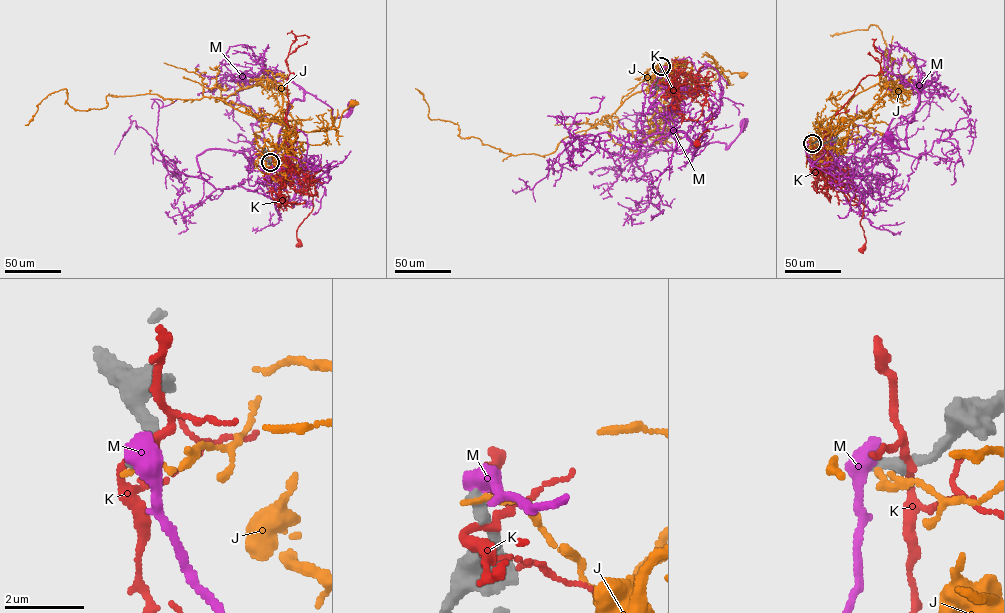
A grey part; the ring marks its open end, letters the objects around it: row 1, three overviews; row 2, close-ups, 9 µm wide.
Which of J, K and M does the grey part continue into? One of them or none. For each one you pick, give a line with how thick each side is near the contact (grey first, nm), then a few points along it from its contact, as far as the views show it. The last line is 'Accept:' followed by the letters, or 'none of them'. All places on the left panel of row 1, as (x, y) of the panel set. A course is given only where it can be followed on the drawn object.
Accept: none of them

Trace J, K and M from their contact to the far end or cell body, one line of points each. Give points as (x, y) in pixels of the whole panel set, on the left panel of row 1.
J: (270, 162), (273, 160), (261, 152), (279, 148), (287, 125), (308, 132), (336, 129), (342, 113), (354, 103)
K: (270, 161), (272, 174), (285, 179), (280, 189), (285, 181), (313, 198), (312, 211), (296, 231), (299, 245)
M: (270, 162), (255, 182), (273, 180), (254, 158), (277, 148), (294, 99), (313, 95), (332, 117), (351, 103)

